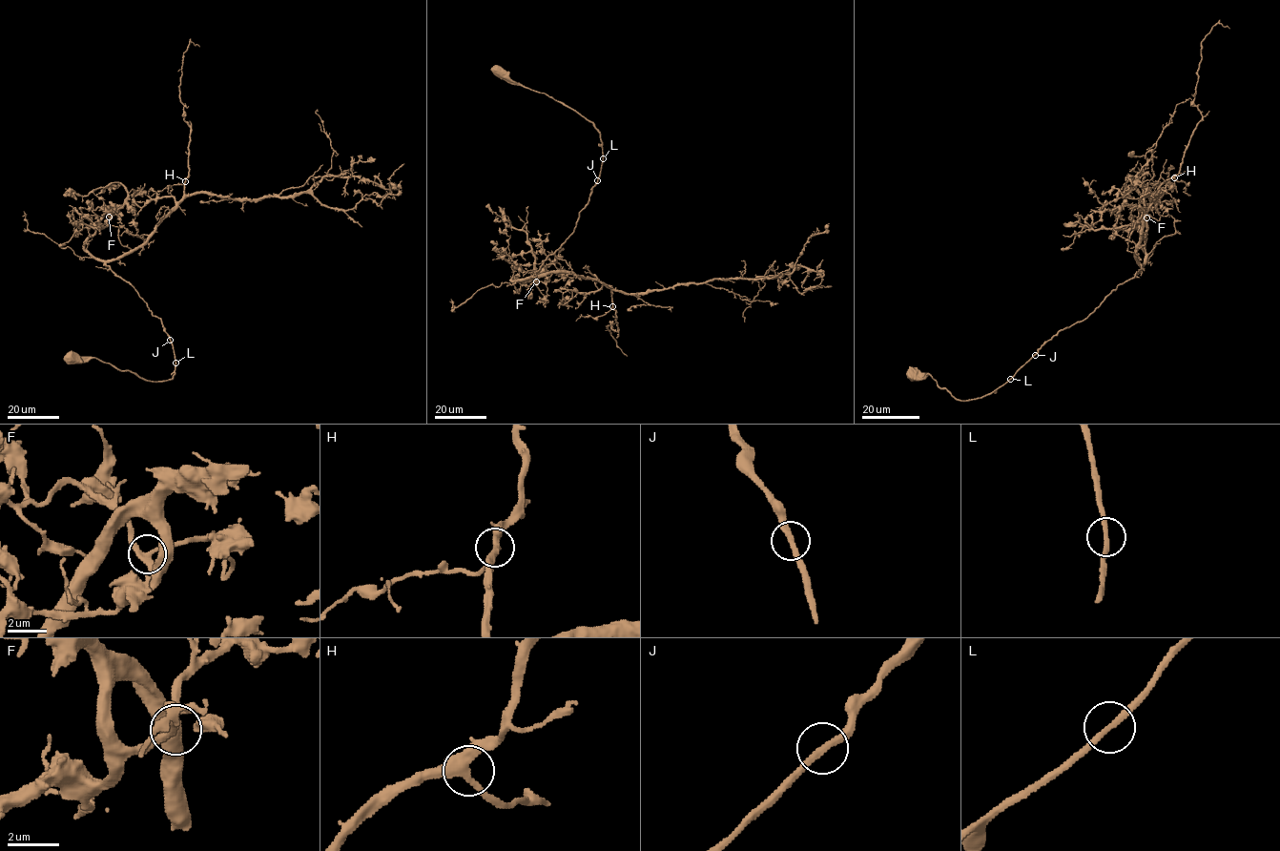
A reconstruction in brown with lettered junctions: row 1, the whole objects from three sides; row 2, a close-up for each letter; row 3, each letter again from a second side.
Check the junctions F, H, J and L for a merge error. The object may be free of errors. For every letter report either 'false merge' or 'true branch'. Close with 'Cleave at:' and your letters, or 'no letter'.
F: true branch
H: true branch
J: true branch
L: true branch
Cleave at: no letter

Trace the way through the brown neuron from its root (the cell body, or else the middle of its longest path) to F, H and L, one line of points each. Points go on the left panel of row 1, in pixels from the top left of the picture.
F: (72, 358), (95, 358), (152, 382), (175, 374), (162, 321), (84, 248), (99, 219), (107, 212), (109, 217)
H: (72, 358), (152, 382), (173, 377), (162, 321), (106, 263), (145, 241), (185, 181)
L: (72, 358), (95, 358), (152, 382), (171, 379), (175, 362)

